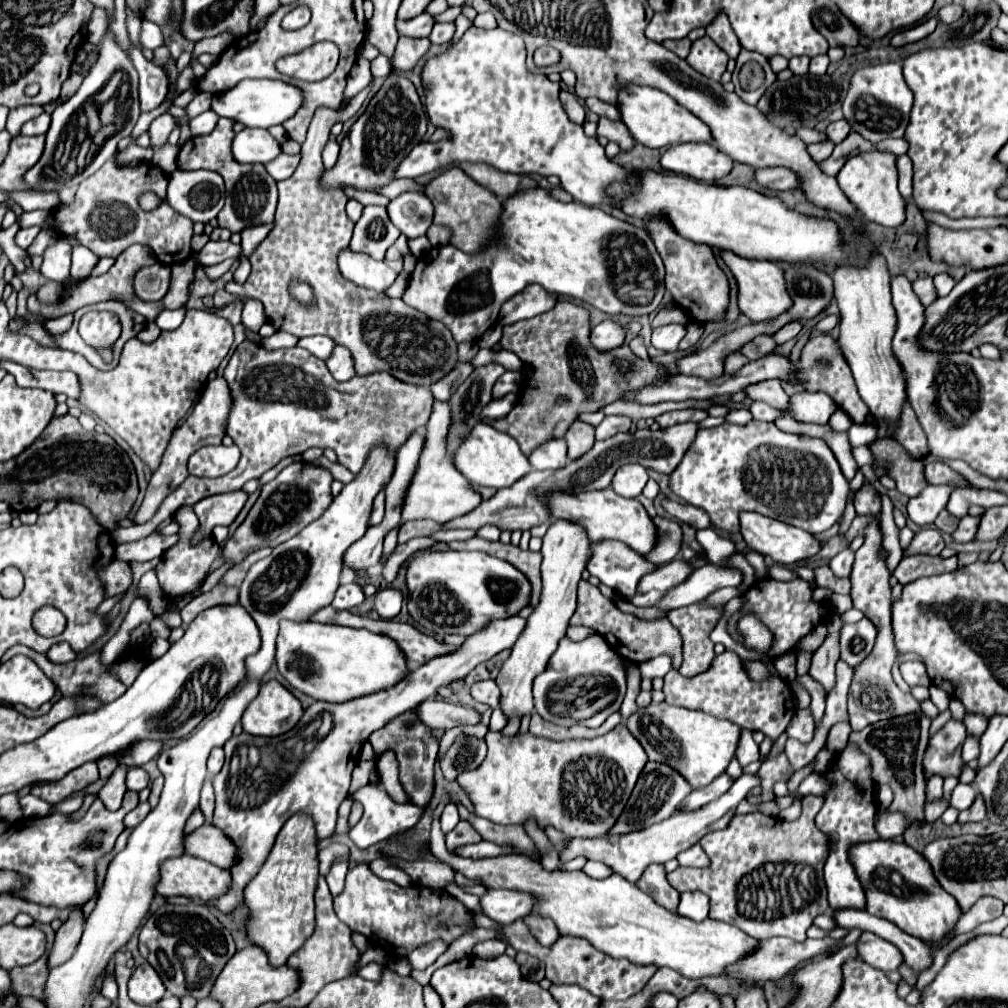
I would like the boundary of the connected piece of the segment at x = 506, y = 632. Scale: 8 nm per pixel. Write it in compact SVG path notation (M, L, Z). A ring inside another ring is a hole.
M519 616L495 620L485 630L469 636L459 650L429 660L391 690L381 690L343 704L313 702L297 726L281 736L265 738L243 732L229 738L225 742L223 770L211 778L215 788L213 826L221 828L229 838L235 840L241 850L241 862L235 870L231 870L231 890L215 900L213 906L217 906L221 912L231 912L237 904L241 904L245 884L259 872L259 866L269 854L277 832L291 814L307 814L315 824L317 838L331 838L337 826L337 810L349 792L351 772L357 764L361 744L369 738L369 734L387 724L387 720L393 720L395 716L415 708L415 704L435 696L441 686L463 680L477 664L493 658L497 652L513 648L525 625L526 619ZM325 714L331 716L331 730L323 736L319 726Z

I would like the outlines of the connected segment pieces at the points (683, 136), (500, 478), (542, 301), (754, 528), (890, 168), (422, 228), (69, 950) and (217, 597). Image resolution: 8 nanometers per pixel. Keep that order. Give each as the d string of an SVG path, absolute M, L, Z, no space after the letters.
M649 86L621 88L619 90L619 112L621 112L623 124L629 128L633 138L647 148L663 148L671 144L683 144L683 142L715 144L707 124L701 122L697 116L693 116L687 108L679 106L671 96L667 96L661 90L655 90Z
M483 422L471 430L471 434L465 438L465 442L455 452L455 466L459 472L463 472L463 476L467 476L467 480L471 480L471 484L489 486L495 490L515 484L517 480L521 480L525 476L525 472L531 470L531 464L529 464L527 456L523 456L519 444L515 444L515 438L511 438Z
M533 284L503 304L499 322L501 324L513 324L517 320L533 318L537 314L549 312L555 304L557 304L555 294L545 292L545 288L539 284Z
M755 512L741 514L741 534L749 548L753 548L755 552L759 552L763 556L769 556L775 564L781 564L781 566L789 566L789 564L813 558L821 550L821 542L815 536L811 536L809 532L803 532L801 528L783 524L779 520L773 520L773 518L755 514Z
M873 148L871 152L863 152L863 156L851 156L839 170L837 182L843 194L849 196L851 204L855 204L867 220L883 226L899 226L905 220L905 200L897 190L897 178L897 156Z
M405 192L389 202L387 212L391 222L409 238L427 234L433 224L433 204L425 194Z
M75 910L71 914L71 918L65 924L61 924L61 928L55 934L55 942L49 952L49 958L47 958L47 968L55 968L55 966L63 964L69 956L73 956L75 946L83 932L83 924L85 924L85 920L83 920L81 910Z
M215 584L209 592L193 598L183 610L181 610L181 618L183 624L187 626L197 614L201 614L203 610L217 606L217 604L235 604L239 600L239 588L235 586L227 586L227 584Z

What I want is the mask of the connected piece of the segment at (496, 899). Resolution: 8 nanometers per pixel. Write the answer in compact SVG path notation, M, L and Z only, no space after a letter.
M487 890L487 894L481 898L483 914L503 926L529 916L537 902L539 900L535 894L519 890Z

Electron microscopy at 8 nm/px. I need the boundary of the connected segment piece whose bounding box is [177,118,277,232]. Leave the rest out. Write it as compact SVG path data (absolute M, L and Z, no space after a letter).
M219 118L217 128L207 136L197 136L187 140L177 156L177 166L181 170L213 170L223 176L225 180L225 196L227 204L223 206L223 212L219 212L219 226L241 232L243 228L255 226L255 224L269 224L273 222L275 206L277 206L277 182L269 176L263 164L239 164L231 156L231 140L235 138L235 120Z

